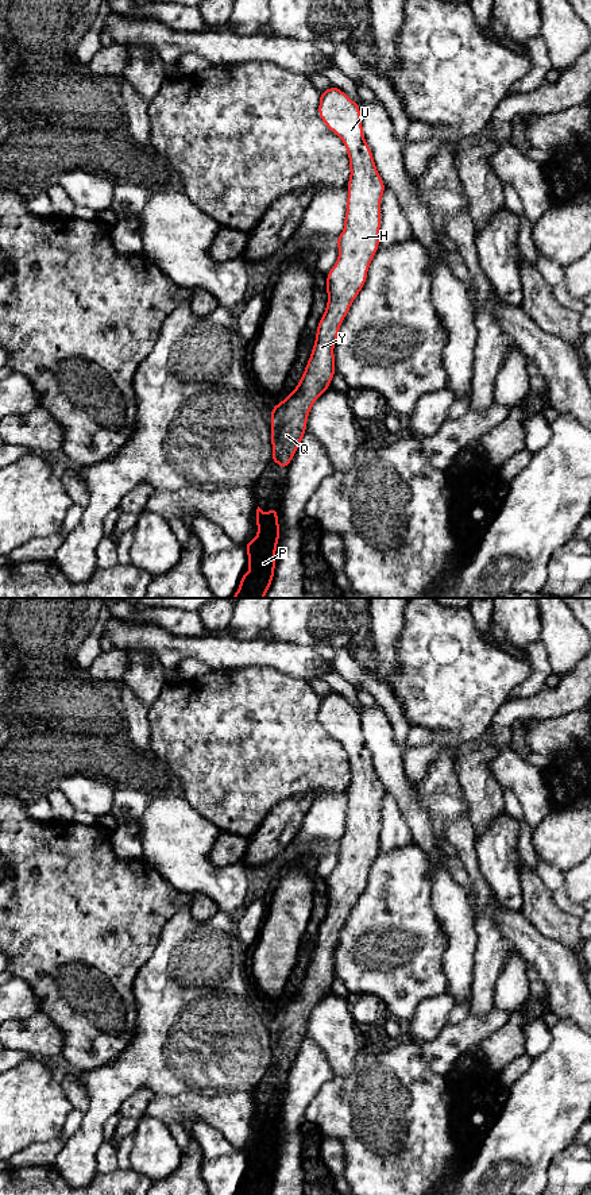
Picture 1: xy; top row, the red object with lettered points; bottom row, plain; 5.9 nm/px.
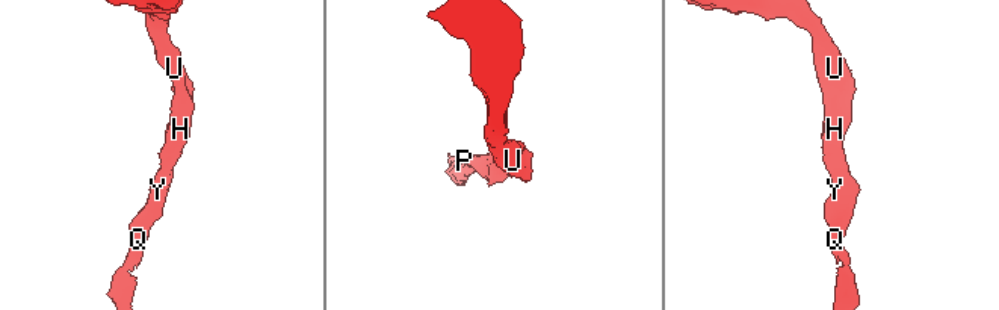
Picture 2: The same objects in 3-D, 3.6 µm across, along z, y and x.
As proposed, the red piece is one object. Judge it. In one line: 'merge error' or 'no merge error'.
no merge error

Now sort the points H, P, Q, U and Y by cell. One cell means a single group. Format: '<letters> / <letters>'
H P Q U Y

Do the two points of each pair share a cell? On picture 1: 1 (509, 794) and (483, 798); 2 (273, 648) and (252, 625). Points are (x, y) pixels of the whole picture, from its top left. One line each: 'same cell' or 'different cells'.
1: different cells
2: different cells

